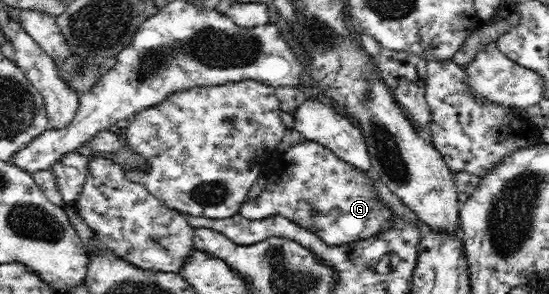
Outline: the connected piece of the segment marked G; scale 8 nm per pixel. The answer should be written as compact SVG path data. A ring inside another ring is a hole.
M306 140L298 143L282 154L281 161L274 167L278 171L268 177L268 185L262 191L262 195L251 201L246 199L239 209L240 215L249 220L284 215L300 227L315 233L325 244L333 246L363 240L391 228L391 221L396 215L393 215L393 211L376 196L376 190L371 184L372 177L367 171L348 164L316 141Z

